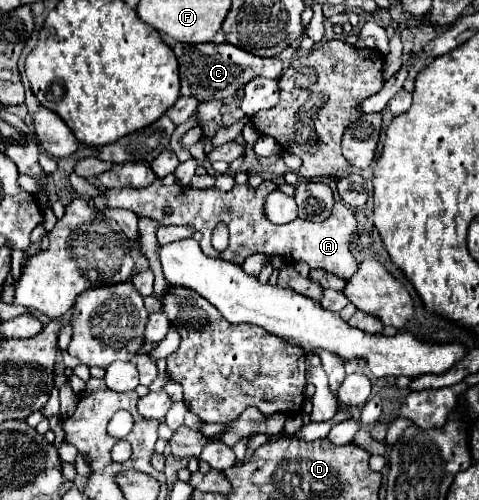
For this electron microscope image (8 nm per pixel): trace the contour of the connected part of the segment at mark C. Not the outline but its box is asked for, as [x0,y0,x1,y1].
[162,37,282,103]

